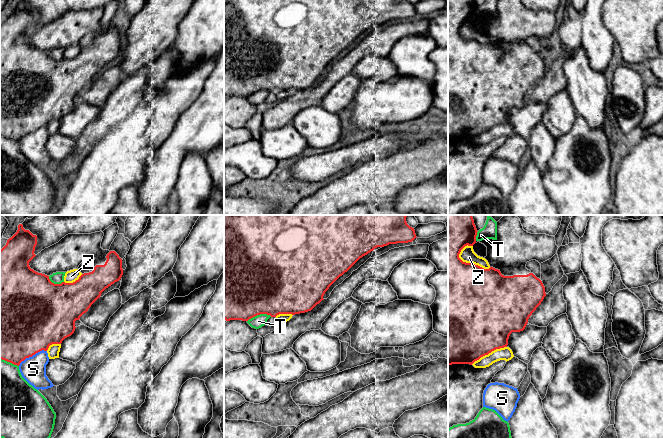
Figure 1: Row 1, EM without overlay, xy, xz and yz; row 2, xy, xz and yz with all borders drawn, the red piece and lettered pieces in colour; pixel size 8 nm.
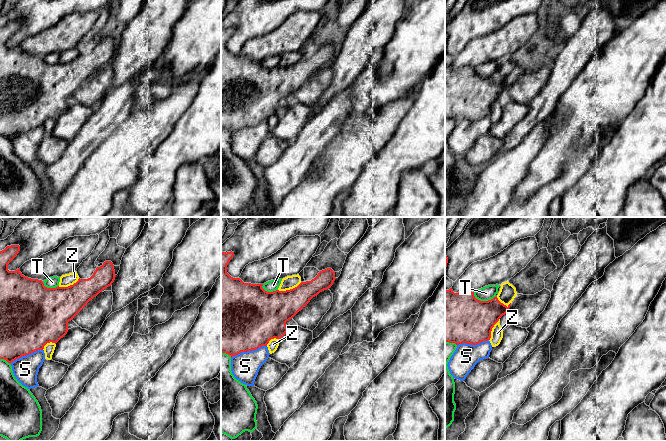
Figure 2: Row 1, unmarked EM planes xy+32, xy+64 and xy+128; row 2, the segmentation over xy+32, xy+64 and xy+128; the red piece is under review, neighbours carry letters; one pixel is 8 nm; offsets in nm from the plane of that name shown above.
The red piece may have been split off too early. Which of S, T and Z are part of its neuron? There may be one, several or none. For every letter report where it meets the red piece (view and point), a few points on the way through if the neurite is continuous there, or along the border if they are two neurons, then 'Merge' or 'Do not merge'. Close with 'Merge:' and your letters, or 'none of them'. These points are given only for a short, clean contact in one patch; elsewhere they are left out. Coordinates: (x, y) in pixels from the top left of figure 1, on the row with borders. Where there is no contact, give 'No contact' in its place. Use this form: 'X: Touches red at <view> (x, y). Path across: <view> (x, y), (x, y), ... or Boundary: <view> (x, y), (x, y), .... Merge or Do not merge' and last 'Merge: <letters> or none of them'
S: Touches red at xy (32, 355). Do not merge
T: Touches red at xz (259, 314). Do not merge
Z: Touches red at yz (472, 263). Do not merge
Merge: none of them

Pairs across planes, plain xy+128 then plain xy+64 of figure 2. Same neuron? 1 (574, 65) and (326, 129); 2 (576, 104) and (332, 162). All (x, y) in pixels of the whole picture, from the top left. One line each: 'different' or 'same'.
1: different
2: different

